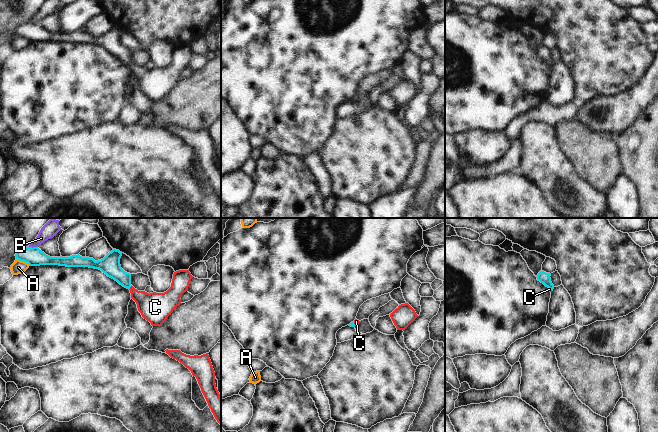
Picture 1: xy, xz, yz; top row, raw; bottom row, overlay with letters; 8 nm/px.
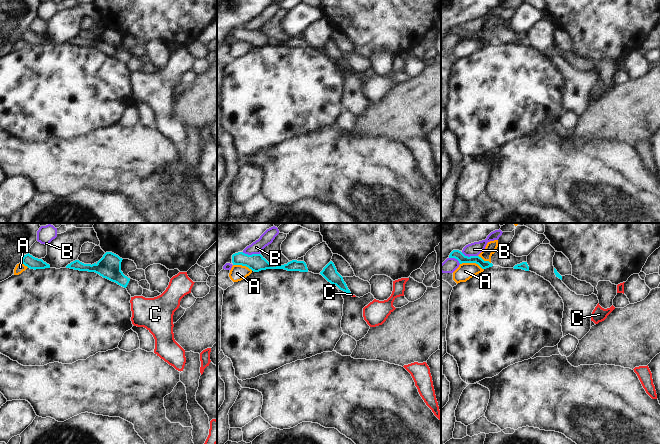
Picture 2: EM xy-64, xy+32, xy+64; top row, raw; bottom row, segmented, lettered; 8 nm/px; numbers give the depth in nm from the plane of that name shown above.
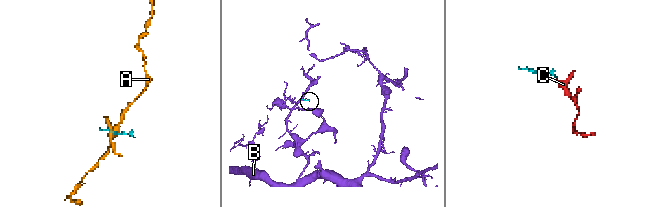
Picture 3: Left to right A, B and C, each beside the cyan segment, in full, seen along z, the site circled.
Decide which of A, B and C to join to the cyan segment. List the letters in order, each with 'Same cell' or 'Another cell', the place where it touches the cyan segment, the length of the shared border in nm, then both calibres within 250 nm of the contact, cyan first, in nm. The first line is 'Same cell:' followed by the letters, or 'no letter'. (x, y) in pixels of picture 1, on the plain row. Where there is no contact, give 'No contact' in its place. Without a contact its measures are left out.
Same cell: C
A: Another cell. Touches cyan at xy (23, 36). Shared border 130 nm. Thickness 150 nm (cyan) against 110 nm
B: Another cell. Touches cyan at xy (33, 23). Shared border 70 nm. Thickness 150 nm (cyan) against 120 nm
C: Same cell. Touches cyan at xy (130, 62). Shared border 40 nm. Thickness 160 nm (cyan) against 220 nm

